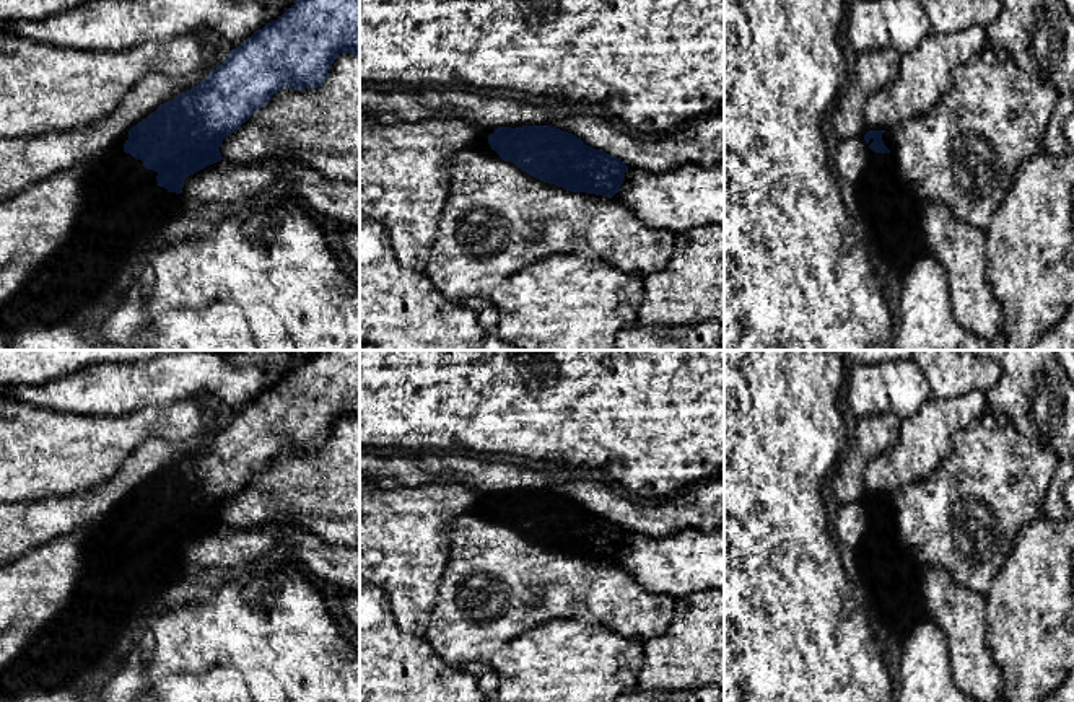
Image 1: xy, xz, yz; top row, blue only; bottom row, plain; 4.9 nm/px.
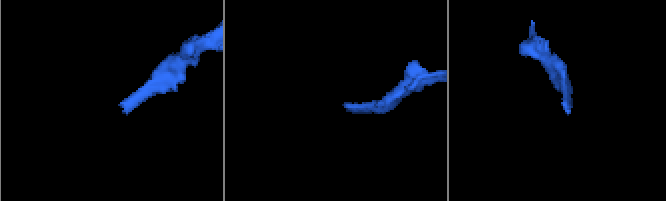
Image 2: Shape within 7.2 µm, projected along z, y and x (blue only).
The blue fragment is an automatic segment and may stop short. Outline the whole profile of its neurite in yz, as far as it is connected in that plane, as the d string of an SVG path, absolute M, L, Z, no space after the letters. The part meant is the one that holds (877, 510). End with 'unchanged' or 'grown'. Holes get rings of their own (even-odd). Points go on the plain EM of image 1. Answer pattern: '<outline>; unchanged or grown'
M869 495L864 505L867 528L858 546L843 546L840 555L872 645L887 668L897 668L908 634L928 619L923 593L926 567L898 536L893 495Z; grown

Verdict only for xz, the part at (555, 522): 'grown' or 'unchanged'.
grown

